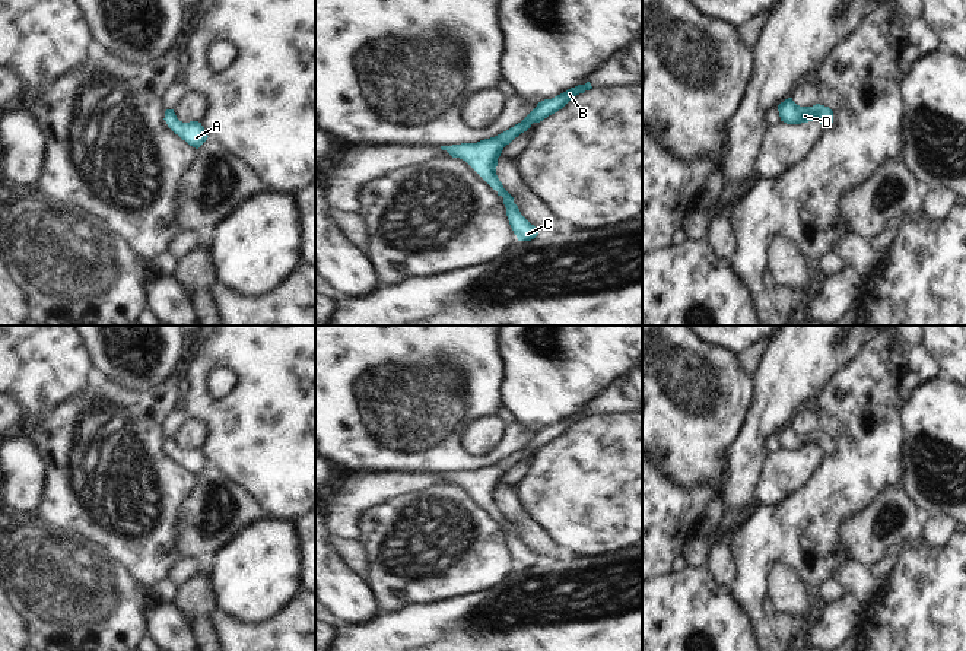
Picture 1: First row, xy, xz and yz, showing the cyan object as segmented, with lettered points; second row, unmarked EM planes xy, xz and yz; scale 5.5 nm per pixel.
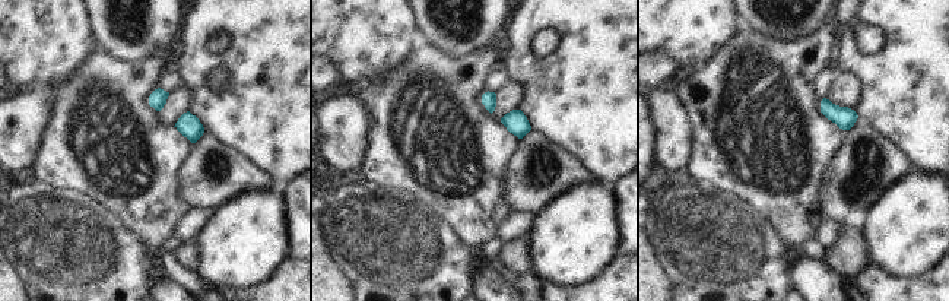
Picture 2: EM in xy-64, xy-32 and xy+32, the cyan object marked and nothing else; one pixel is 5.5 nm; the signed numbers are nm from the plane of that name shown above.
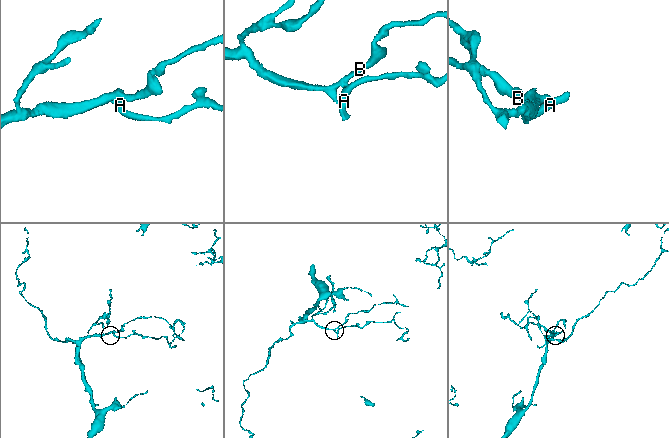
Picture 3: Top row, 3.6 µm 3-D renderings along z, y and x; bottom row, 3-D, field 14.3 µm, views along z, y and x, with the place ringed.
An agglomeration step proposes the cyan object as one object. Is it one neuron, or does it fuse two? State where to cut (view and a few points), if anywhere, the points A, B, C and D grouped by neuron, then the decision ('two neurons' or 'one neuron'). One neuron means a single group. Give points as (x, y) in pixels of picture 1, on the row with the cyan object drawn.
no cut | A B C D | one neuron

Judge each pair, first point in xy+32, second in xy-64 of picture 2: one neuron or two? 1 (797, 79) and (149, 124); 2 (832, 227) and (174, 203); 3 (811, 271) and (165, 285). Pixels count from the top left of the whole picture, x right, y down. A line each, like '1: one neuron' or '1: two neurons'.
1: one neuron
2: two neurons
3: one neuron

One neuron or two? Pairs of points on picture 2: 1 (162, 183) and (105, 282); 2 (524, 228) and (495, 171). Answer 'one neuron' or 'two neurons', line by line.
1: two neurons
2: two neurons

